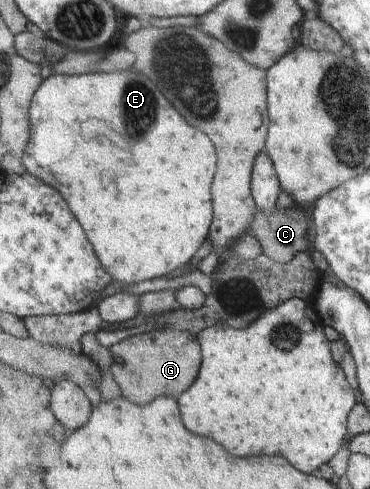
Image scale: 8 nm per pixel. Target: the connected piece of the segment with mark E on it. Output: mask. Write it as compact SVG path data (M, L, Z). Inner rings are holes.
M135 69L128 73L52 74L33 98L31 133L31 141L22 158L27 172L56 186L56 190L68 198L72 212L80 218L84 230L88 230L88 238L92 246L96 246L100 262L115 280L136 284L141 280L170 276L174 270L195 261L195 256L209 240L215 216L213 185L219 164L217 148L207 134L192 128L180 116L148 75ZM88 120L104 122L122 138L128 138L132 148L126 150L114 144L112 154L112 142L86 142L82 124ZM122 156L130 164L128 174L120 174L122 170L118 170L122 168Z

